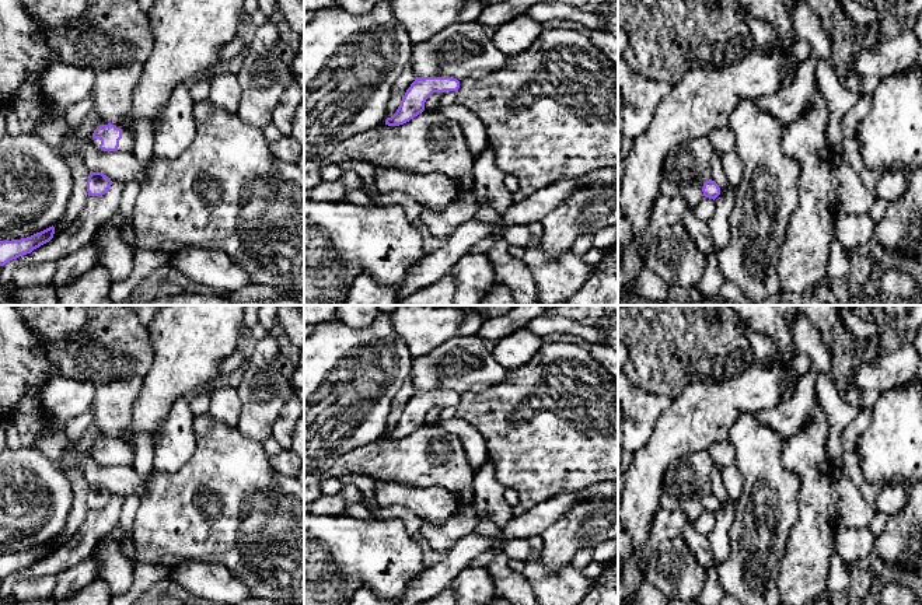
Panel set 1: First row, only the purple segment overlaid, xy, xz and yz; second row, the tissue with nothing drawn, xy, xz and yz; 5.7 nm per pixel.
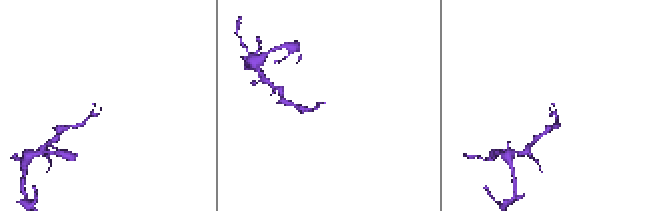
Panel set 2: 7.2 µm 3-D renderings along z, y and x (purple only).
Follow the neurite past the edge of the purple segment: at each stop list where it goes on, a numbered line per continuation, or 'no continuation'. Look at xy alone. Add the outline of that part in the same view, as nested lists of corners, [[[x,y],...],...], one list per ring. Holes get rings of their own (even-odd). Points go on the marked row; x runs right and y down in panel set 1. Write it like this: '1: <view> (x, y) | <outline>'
1: xy (126, 143) | [[[115,125],[122,129],[122,139],[119,140],[118,151],[132,151],[135,147],[135,133],[122,127],[121,125]]]

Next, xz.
no continuation

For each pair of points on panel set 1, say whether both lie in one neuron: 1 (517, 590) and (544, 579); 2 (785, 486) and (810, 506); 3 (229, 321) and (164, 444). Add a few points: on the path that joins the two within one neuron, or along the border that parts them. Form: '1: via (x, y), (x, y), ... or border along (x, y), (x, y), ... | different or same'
1: border along (520, 573), (534, 590) | different
2: border along (786, 467), (800, 485), (799, 518), (790, 530) | different
3: border along (188, 397), (181, 397), (164, 420) | different

